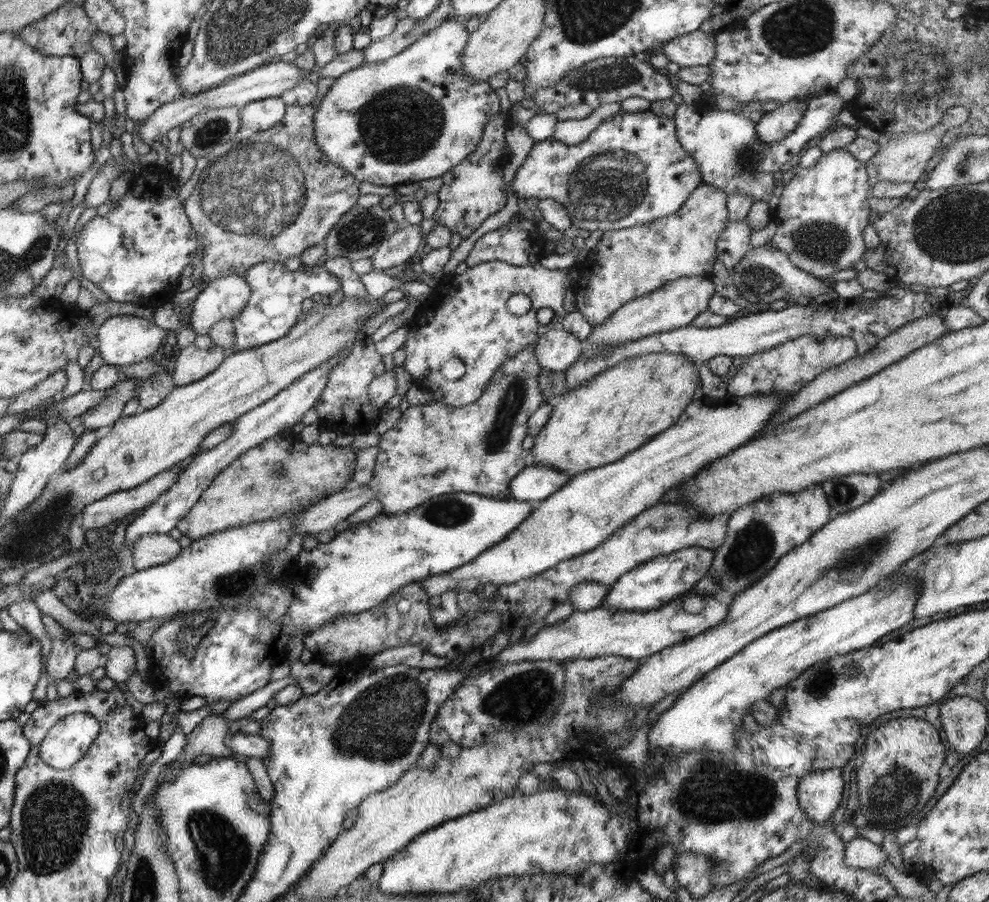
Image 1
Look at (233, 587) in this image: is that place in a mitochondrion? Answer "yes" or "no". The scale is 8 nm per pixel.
yes

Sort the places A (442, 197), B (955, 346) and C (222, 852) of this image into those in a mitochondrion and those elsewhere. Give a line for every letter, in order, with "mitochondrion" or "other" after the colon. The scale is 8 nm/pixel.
A: other
B: other
C: mitochondrion

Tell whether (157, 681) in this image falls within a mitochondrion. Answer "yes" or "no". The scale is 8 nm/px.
no

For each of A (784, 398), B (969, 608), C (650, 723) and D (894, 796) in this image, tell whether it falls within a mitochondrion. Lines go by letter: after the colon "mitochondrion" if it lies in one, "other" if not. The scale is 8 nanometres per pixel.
A: other
B: other
C: other
D: mitochondrion

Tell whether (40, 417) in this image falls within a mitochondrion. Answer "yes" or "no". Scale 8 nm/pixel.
no

